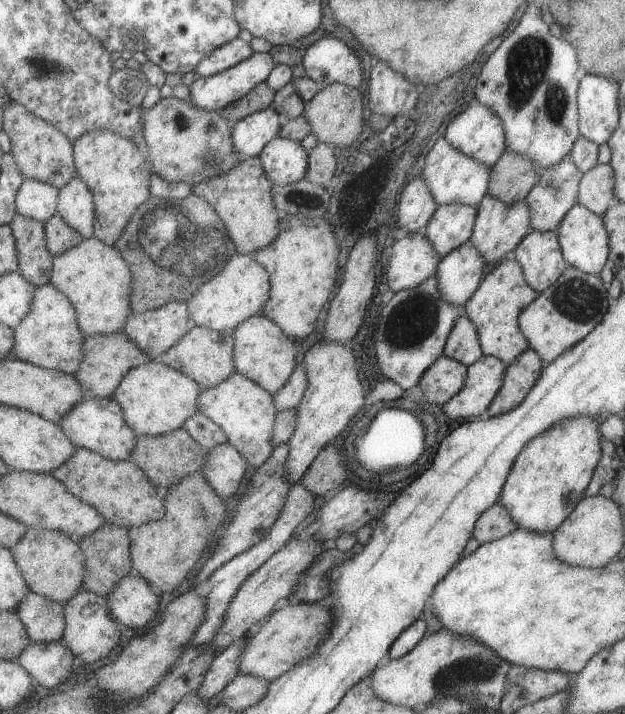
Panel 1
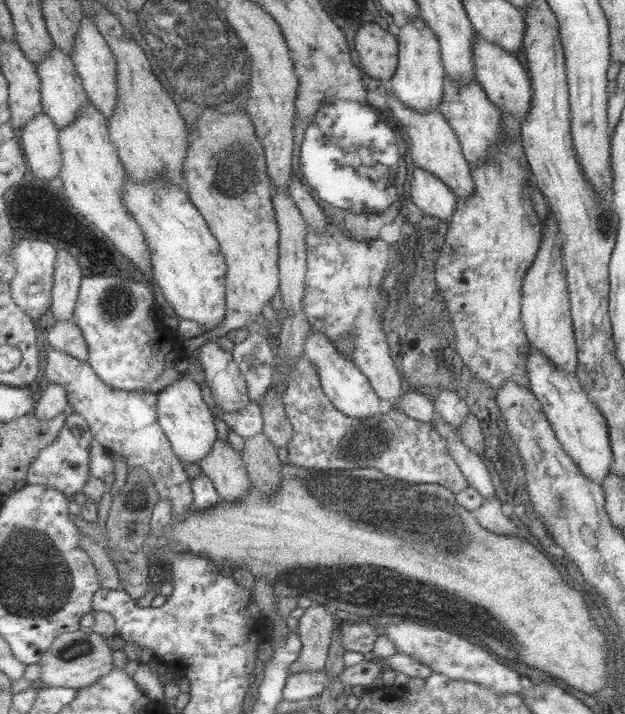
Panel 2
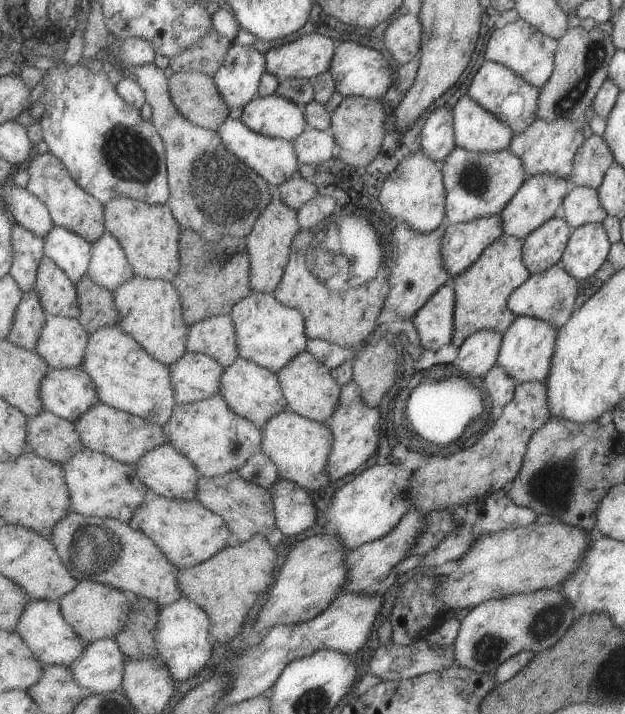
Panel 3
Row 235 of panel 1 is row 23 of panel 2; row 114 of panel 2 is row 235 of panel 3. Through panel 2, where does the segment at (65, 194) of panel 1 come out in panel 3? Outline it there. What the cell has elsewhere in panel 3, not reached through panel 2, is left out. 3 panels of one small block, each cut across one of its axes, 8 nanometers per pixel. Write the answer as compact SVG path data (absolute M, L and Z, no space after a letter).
M107 232L94 245L89 275L98 285L103 285L113 292L136 277L126 250L113 233Z

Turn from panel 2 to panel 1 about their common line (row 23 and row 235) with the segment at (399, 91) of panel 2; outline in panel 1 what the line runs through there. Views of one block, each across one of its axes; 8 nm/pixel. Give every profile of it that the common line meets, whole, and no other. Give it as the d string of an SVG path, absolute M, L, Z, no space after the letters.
M425 231L408 232L407 236L399 239L392 246L390 259L388 260L388 286L397 293L425 283L429 276L436 273L441 258L435 252L434 245L427 240Z

